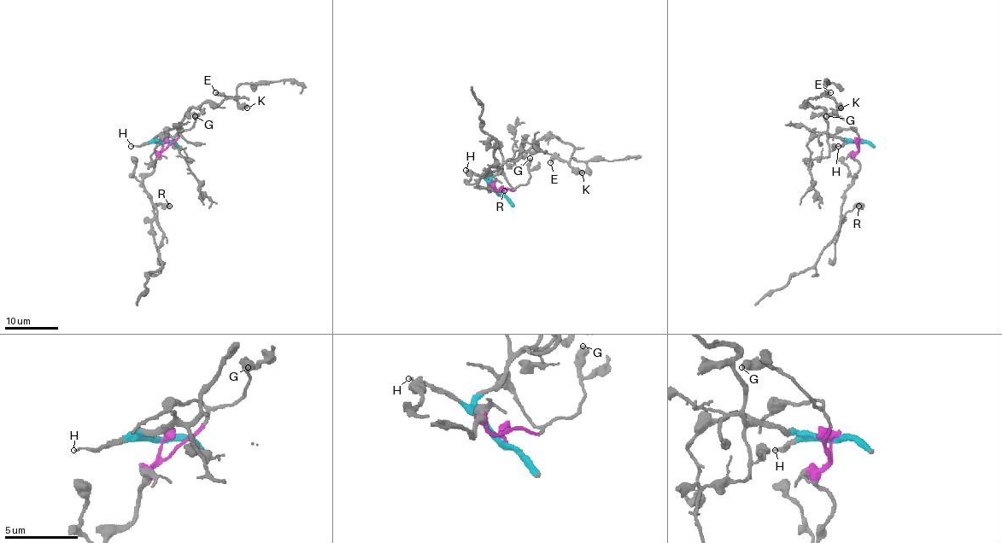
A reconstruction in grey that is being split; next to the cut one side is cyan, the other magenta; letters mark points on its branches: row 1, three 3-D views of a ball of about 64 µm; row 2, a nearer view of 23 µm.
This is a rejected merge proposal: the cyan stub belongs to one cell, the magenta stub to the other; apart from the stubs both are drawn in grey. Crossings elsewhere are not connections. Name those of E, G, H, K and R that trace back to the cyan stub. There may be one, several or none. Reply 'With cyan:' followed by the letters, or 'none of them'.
With cyan: E, H, K

